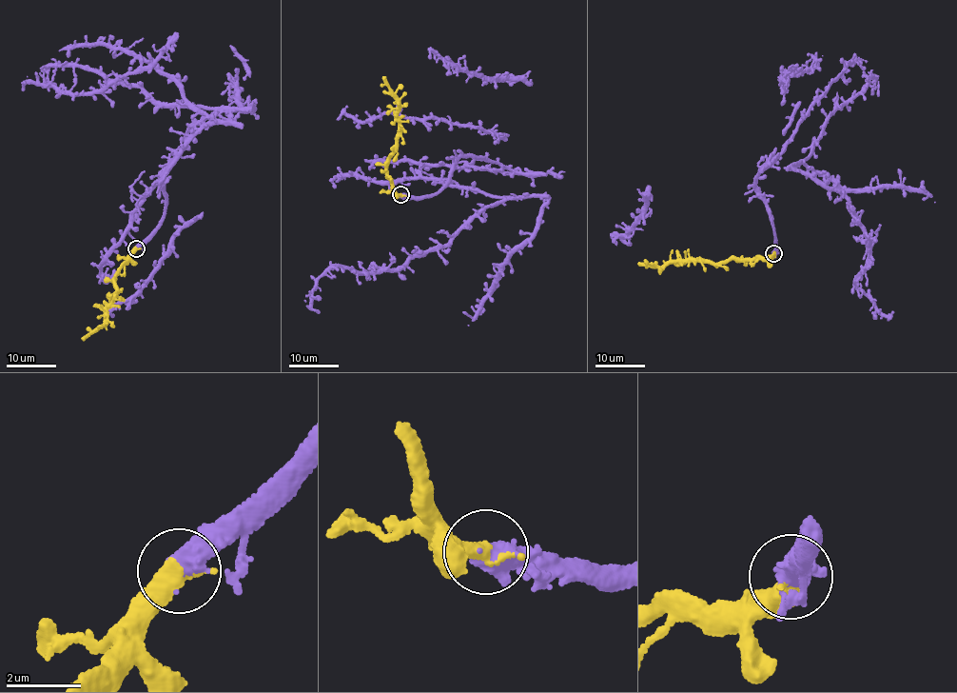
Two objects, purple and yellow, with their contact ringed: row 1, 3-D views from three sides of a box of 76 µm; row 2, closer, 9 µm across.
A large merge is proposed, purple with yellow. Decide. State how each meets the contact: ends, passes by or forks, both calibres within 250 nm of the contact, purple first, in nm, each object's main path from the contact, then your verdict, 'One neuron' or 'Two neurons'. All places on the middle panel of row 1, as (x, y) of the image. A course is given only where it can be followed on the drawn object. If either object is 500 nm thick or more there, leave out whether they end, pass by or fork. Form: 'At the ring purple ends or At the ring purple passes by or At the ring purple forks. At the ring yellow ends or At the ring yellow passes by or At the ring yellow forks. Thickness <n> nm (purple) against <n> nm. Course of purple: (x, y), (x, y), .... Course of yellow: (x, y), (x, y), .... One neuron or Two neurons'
At the ring purple passes by. At the ring yellow passes by. Thickness 440 nm (purple) against 360 nm. Course of purple: (400, 195), (469, 154), (513, 172), (373, 163), (507, 198), (396, 268), (331, 267), (319, 311). Course of yellow: (400, 195), (392, 188), (387, 168), (387, 157), (395, 148), (399, 119), (398, 96), (382, 77). One neuron

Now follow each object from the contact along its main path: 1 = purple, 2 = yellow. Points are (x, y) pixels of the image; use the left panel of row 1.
1: (135, 247), (210, 120), (150, 63), (76, 44), (66, 62), (215, 110), (99, 267), (115, 269)
2: (135, 247), (111, 280), (116, 290), (104, 312), (103, 324), (81, 339)

